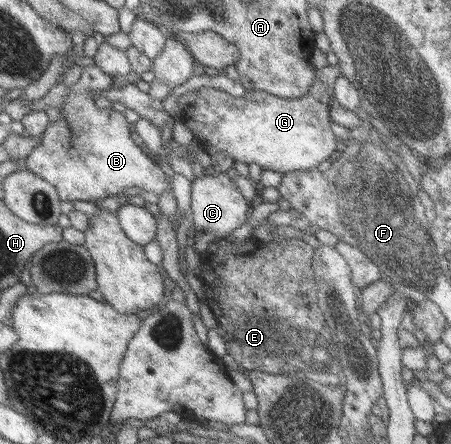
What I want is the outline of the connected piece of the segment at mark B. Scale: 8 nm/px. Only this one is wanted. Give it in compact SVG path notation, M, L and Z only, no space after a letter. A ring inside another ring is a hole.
M93 63L84 66L78 82L68 85L71 93L65 99L65 104L59 107L62 119L49 123L42 135L44 137L42 144L36 146L25 160L24 170L44 179L46 183L52 184L61 201L96 203L97 199L122 194L124 190L131 187L154 193L158 198L171 190L170 180L166 179L168 177L167 168L154 162L145 150L134 143L130 133L131 124L126 121L124 113L112 108L98 108L95 100L91 98L93 91L107 90L111 87L114 82L112 79L112 76L106 75Z

